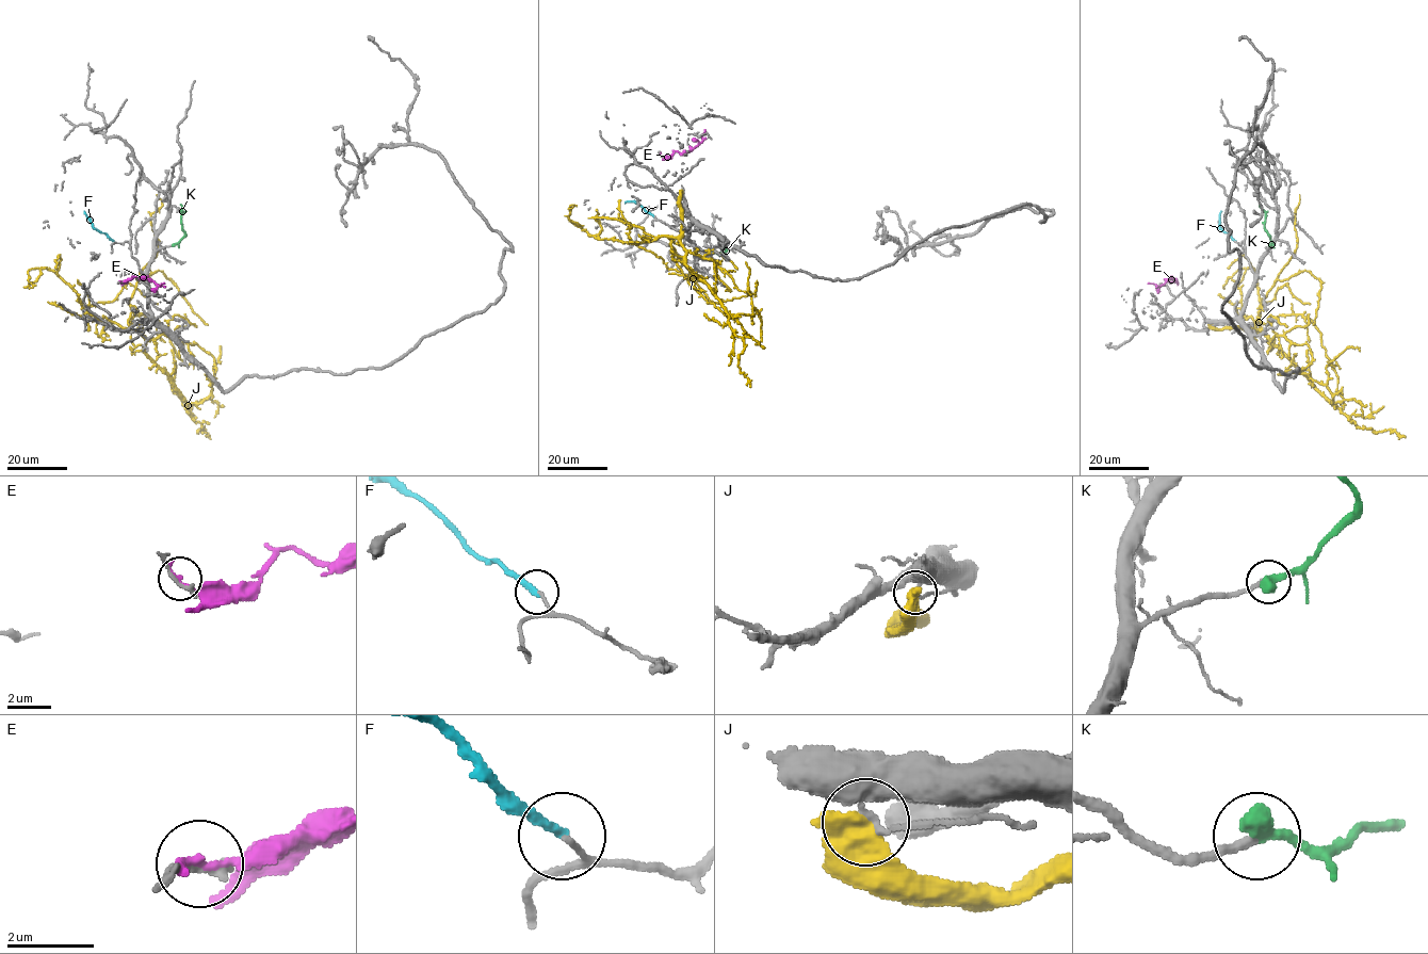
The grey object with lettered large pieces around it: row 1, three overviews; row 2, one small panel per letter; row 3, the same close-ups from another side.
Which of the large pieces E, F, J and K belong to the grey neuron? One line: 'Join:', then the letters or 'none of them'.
Join: K

